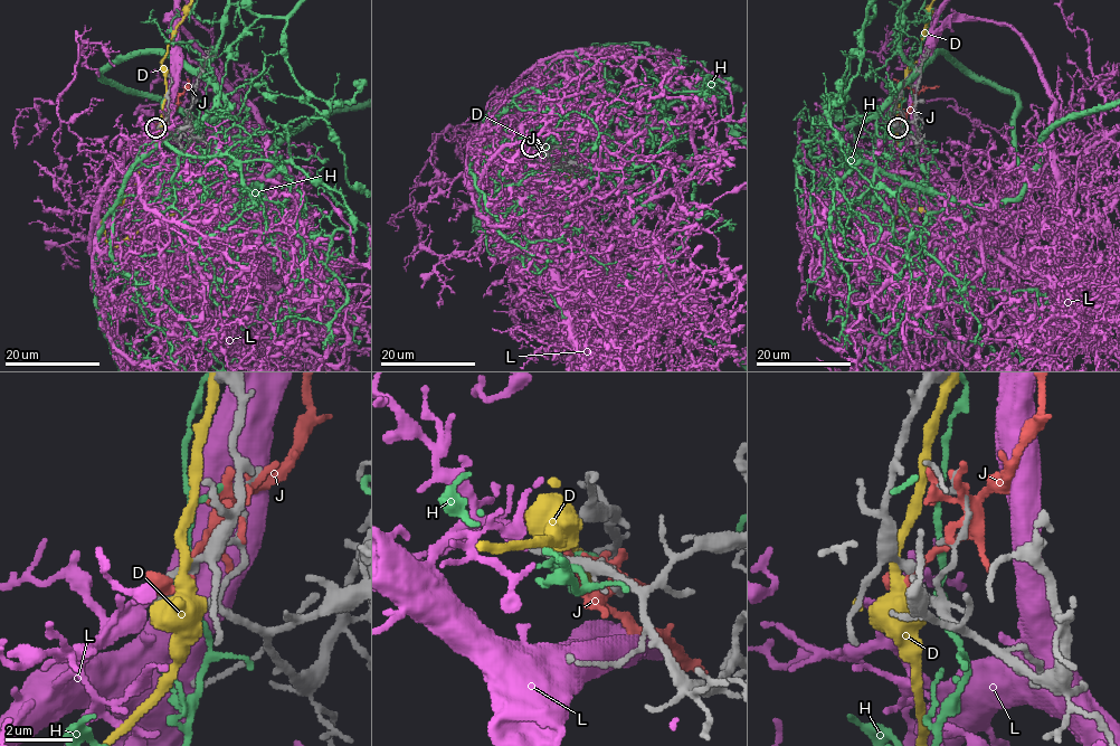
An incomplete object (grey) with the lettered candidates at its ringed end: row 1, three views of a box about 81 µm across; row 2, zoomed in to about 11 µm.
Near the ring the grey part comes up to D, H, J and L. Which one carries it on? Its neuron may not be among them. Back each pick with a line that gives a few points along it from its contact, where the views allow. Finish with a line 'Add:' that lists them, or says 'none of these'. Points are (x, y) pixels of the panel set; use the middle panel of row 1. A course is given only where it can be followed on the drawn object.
L: it runs (532, 145), (520, 153), (551, 175), (551, 276), (523, 323), (454, 352), (392, 355)
Add: L

